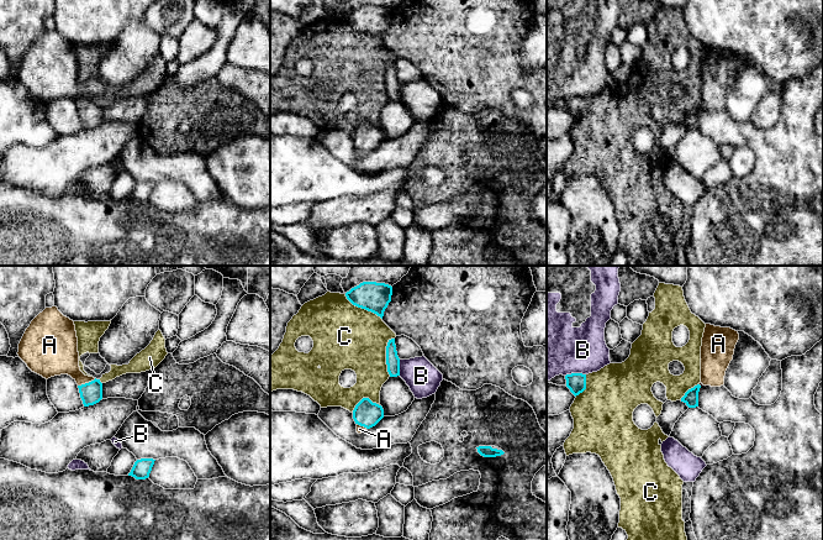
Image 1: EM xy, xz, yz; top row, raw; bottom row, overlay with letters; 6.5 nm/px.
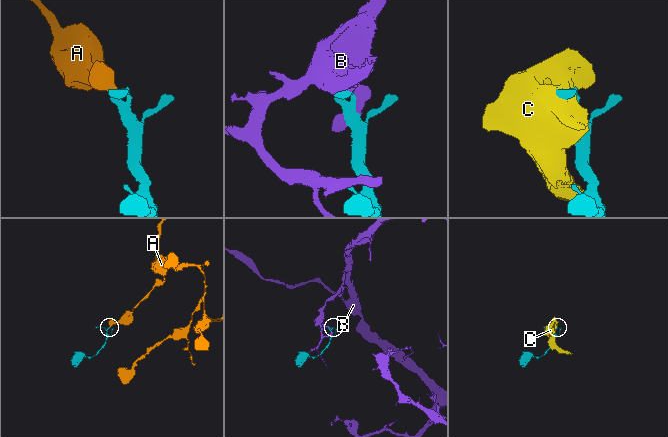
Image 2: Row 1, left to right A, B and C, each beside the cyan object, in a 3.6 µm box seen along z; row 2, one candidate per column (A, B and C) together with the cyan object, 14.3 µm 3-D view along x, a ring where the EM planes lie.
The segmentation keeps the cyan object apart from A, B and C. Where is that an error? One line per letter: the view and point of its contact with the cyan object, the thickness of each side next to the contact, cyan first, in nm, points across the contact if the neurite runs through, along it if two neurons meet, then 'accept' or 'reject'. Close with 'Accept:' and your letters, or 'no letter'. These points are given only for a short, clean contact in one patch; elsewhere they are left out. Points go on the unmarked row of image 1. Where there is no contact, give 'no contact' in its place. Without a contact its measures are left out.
A: xy (86, 106) | 140/240 nm | across xy (90, 116), (86, 106), (59, 79) | accept
B: yz (575, 97) | 130/400 nm | reject
C: xz (386, 79) | 90/400 nm | reject
Accept: A

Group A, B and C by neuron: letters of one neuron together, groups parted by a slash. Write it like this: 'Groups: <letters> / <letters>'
Groups: A / B / C

